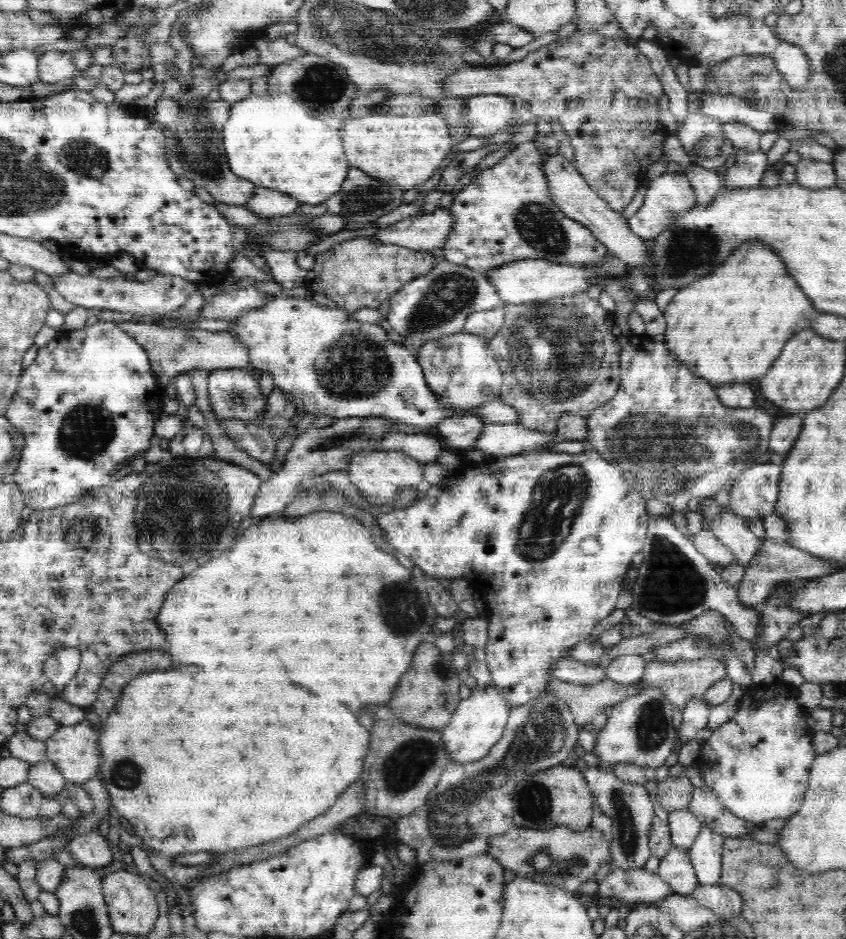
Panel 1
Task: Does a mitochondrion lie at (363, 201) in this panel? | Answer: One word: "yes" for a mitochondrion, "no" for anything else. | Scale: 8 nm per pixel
yes

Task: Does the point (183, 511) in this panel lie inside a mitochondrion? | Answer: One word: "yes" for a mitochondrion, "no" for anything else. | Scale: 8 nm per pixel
yes

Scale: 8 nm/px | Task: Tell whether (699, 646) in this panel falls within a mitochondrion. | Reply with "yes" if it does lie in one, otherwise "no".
no

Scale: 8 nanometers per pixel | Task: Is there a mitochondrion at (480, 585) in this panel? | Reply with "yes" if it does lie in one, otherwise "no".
no

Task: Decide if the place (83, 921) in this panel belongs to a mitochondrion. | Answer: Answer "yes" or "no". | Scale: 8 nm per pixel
yes

